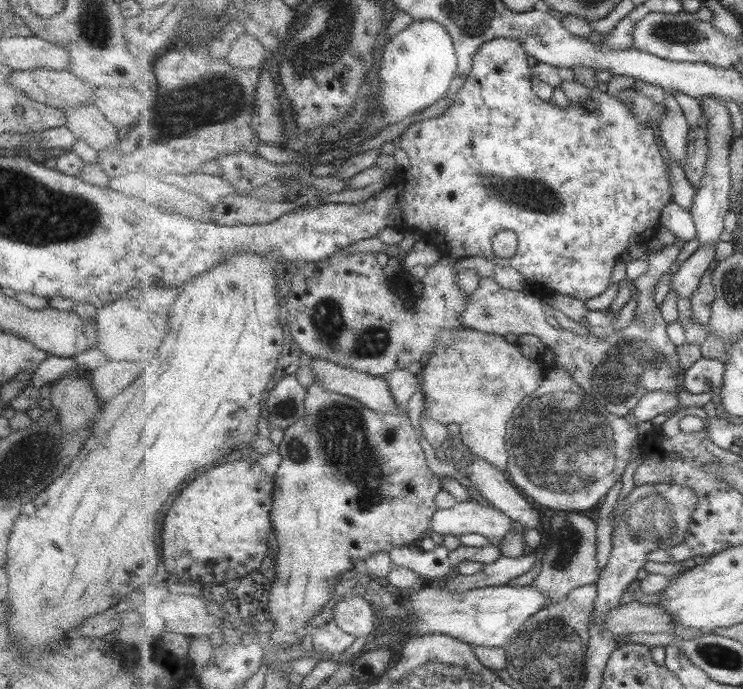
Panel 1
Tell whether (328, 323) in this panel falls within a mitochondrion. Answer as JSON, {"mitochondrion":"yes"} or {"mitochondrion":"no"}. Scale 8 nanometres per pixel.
{"mitochondrion":"yes"}

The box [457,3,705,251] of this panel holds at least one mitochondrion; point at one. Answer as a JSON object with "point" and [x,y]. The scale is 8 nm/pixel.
{"point":[533,195]}

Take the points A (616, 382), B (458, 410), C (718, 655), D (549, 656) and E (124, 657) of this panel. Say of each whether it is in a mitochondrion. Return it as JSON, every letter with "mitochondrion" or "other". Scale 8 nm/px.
{"A":"mitochondrion","B":"other","C":"mitochondrion","D":"mitochondrion","E":"other"}

